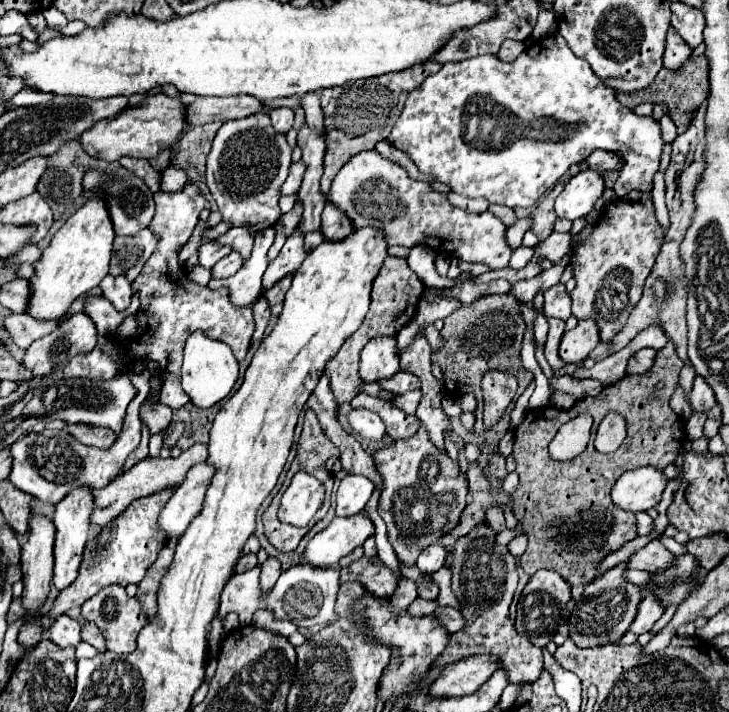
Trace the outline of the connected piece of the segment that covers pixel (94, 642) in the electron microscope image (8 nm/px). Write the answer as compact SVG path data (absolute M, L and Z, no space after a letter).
M86 622L86 624L82 626L82 640L84 640L84 642L88 642L90 646L94 646L98 652L106 650L104 640L102 640L102 634L100 634L100 630L96 628L96 624L94 624L94 622Z

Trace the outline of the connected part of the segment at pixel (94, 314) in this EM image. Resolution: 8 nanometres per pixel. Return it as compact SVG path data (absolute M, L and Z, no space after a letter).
M134 294L131 299L129 308L125 311L118 312L110 300L106 300L104 296L86 296L86 306L84 306L84 314L90 316L96 324L98 334L108 336L116 330L116 326L122 324L124 318L135 314L140 308L140 300L138 294Z

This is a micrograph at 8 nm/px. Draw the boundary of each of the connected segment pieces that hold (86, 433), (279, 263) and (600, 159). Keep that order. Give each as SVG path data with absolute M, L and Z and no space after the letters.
M66 424L66 428L78 442L96 446L96 448L110 448L116 438L110 428L94 428L94 426L84 426L84 424Z
M292 232L292 236L288 236L284 248L280 250L280 254L276 256L276 260L270 262L268 270L264 272L264 278L262 278L262 288L264 290L270 290L278 280L294 274L300 264L304 262L306 258L306 252L304 252L304 236L302 232Z
M592 152L586 160L586 164L590 166L590 170L598 170L598 172L612 172L612 170L622 170L624 160L618 158L616 154L612 156L612 152Z

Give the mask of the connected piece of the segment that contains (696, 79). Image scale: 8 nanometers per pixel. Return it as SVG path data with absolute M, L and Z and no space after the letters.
M706 54L702 56L696 56L696 58L690 58L684 68L680 72L670 72L666 68L662 68L656 76L656 80L638 90L638 92L630 92L630 94L622 94L618 92L616 98L626 106L626 108L634 108L642 102L652 102L652 104L666 104L668 106L668 116L674 120L676 128L678 128L678 134L686 132L688 124L690 124L690 118L692 118L692 112L706 100L710 92L710 82L708 82L708 60L706 60Z

